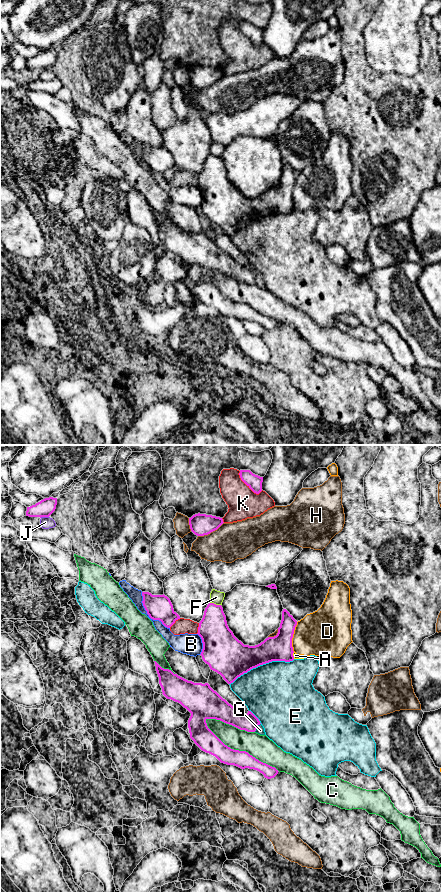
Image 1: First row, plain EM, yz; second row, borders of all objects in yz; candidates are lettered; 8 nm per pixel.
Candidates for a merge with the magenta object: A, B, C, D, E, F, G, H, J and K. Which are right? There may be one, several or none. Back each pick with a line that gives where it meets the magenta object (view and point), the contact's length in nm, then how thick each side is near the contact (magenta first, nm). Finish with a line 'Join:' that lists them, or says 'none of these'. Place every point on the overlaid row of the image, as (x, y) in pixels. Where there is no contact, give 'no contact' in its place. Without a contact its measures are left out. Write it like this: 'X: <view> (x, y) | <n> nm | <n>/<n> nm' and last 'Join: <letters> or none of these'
G: yz (257, 726) | 90 nm | 150/60 nm
Join: G

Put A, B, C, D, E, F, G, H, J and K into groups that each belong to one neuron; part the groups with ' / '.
A D / B / C / E / F / G / H / J / K

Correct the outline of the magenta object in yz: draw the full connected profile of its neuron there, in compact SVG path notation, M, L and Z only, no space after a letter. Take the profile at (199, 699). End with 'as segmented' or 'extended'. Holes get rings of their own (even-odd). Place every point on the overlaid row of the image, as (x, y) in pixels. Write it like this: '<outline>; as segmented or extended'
M154 662L162 694L167 699L180 703L191 713L188 720L190 738L202 751L215 756L221 763L257 770L267 779L278 774L275 767L259 761L248 752L234 750L225 745L206 723L207 719L216 719L240 730L265 735L259 719L251 711L247 714L237 711L208 683L188 681Z; extended

